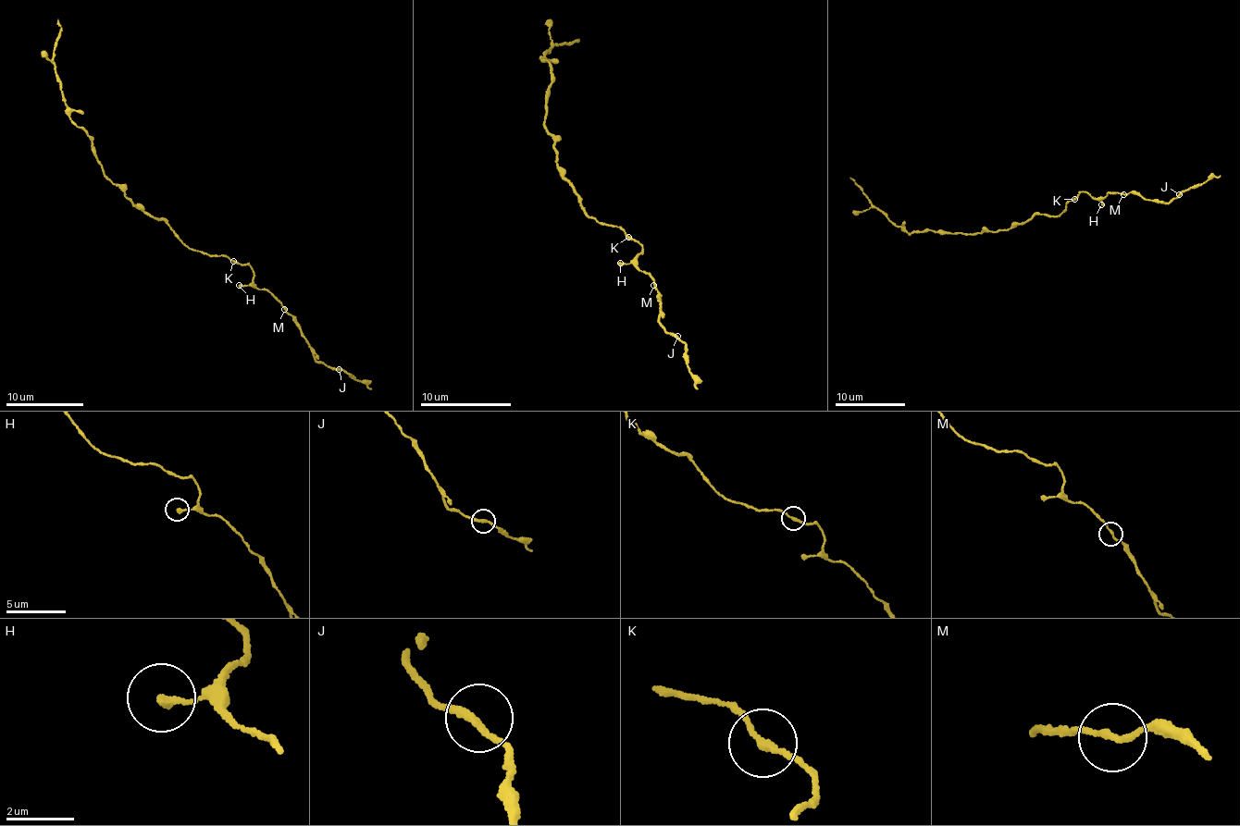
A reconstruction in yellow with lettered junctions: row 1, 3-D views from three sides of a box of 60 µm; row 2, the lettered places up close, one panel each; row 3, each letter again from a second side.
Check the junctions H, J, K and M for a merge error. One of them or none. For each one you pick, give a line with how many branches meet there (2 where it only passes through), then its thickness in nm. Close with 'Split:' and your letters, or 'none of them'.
K: Branches: 2. Thickness 190 nm
Split: K

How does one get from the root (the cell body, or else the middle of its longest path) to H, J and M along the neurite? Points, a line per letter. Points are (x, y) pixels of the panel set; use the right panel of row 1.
H: (1048, 215), (1061, 214), (1064, 206), (1082, 191), (1101, 201), (1101, 204)
J: (1048, 215), (1061, 214), (1084, 191), (1096, 198), (1133, 192), (1158, 203), (1179, 194)
M: (1048, 215), (1061, 214), (1064, 206), (1082, 191), (1096, 198), (1105, 197), (1109, 192), (1123, 194)

